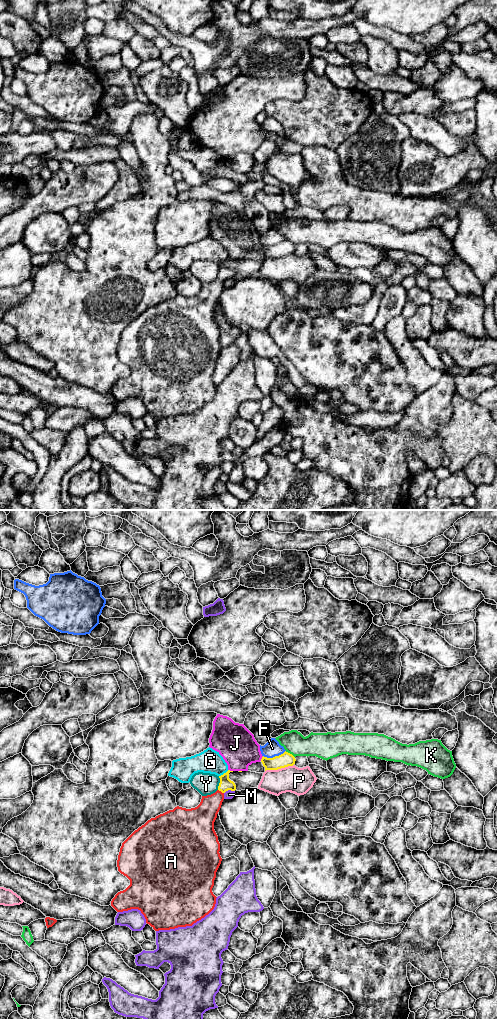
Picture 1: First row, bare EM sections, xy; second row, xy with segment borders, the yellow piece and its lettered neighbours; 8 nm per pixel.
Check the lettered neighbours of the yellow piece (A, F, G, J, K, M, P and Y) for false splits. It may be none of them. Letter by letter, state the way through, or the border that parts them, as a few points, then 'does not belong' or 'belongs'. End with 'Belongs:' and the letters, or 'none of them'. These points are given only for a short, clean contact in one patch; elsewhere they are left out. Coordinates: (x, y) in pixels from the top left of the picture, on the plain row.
A: way xy (225, 272), (221, 279), (203, 304); belongs
F: does not belong
G: border xy (228, 258), (219, 264); does not belong
J: does not belong
K: border xy (285, 239), (294, 245); does not belong
M: border xy (234, 278), (227, 278), (224, 281); does not belong
P: border xy (293, 252), (265, 259); does not belong
Y: does not belong
Belongs: A

